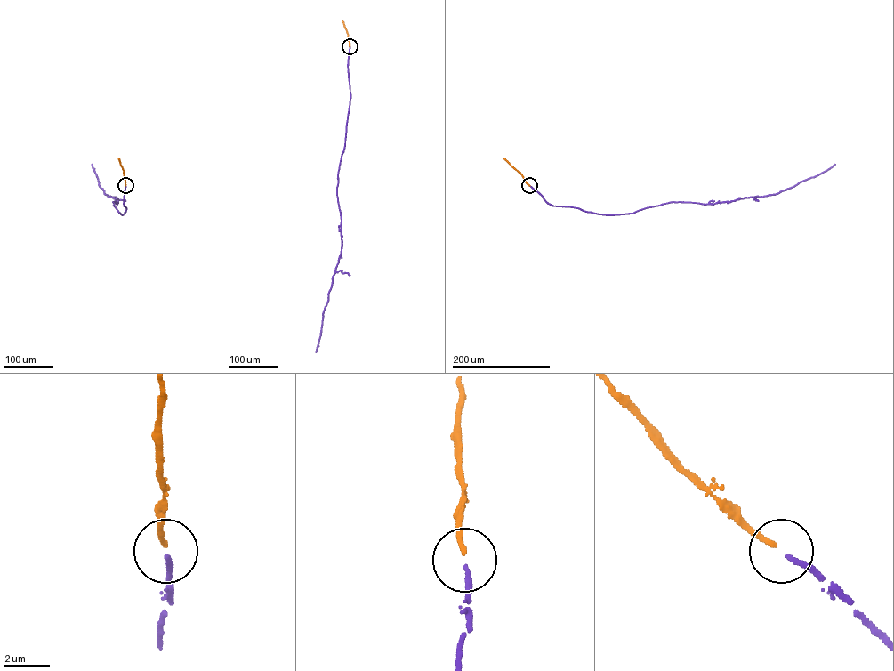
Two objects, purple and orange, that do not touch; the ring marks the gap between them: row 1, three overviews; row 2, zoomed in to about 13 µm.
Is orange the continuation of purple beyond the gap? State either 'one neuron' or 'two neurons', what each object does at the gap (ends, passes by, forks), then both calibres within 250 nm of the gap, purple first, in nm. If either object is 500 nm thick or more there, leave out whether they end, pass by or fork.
one neuron | purple ends | orange ends | 200/200 nm

